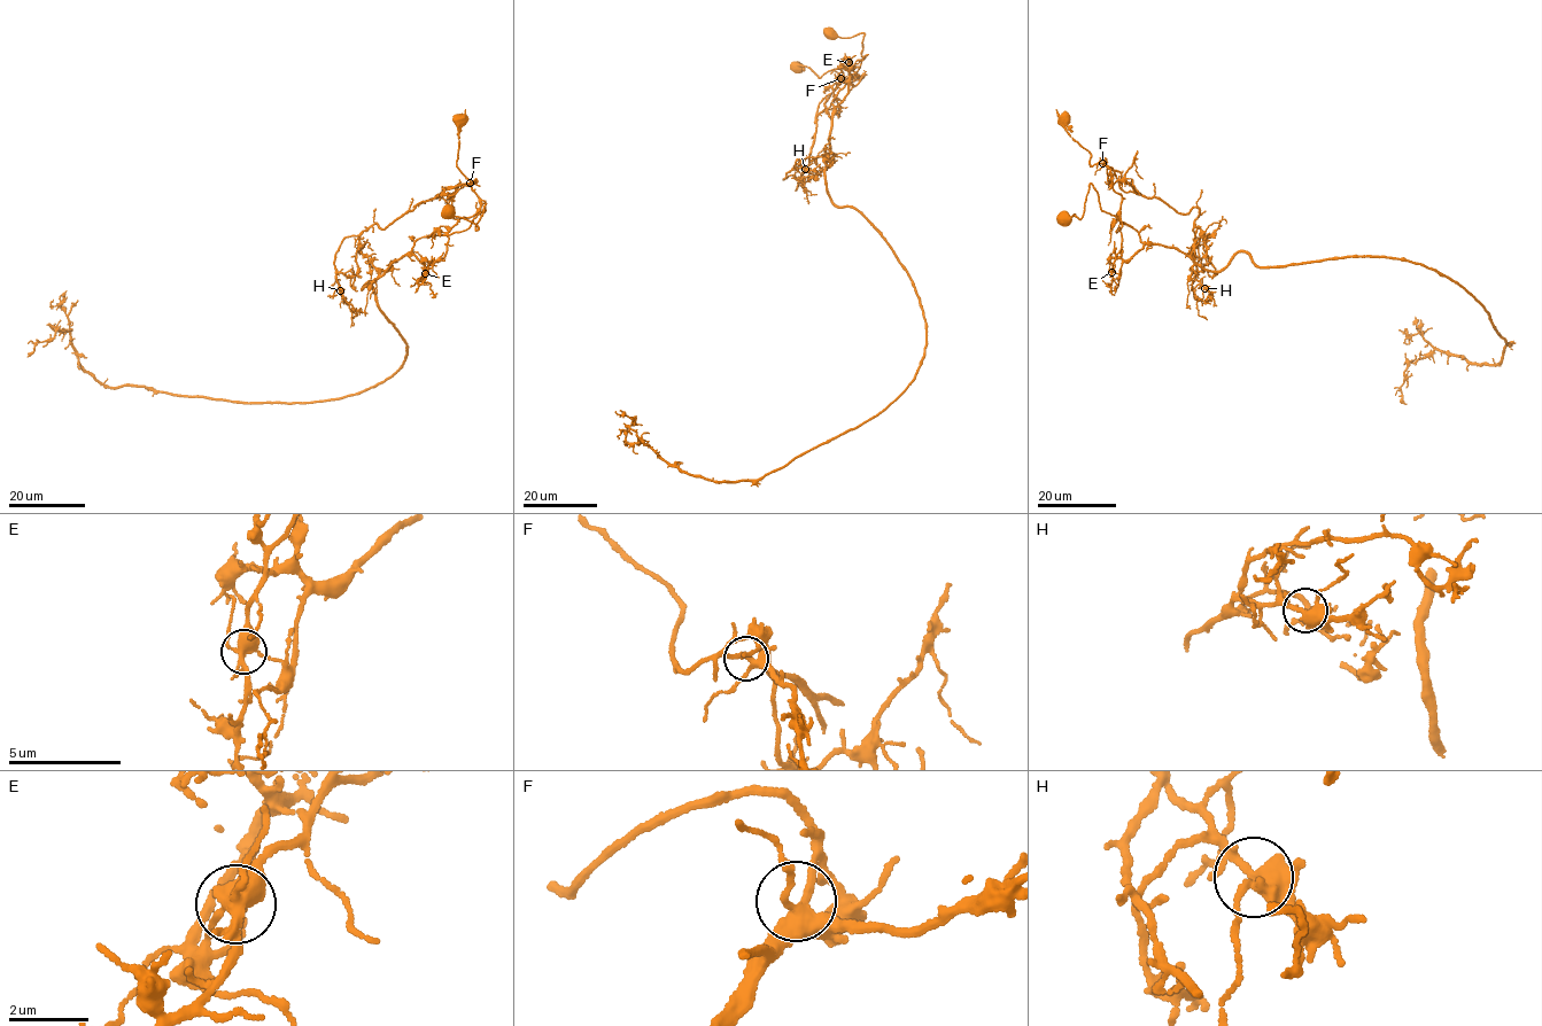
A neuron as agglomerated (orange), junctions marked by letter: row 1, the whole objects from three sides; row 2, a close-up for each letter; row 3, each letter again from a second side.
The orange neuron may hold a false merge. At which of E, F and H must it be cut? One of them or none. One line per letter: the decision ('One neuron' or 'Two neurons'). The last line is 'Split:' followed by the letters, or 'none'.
E: Two neurons
F: One neuron
H: One neuron
Split: E

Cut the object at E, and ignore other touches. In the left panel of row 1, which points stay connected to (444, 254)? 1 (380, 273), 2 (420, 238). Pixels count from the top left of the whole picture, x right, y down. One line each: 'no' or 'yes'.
1: no
2: no

